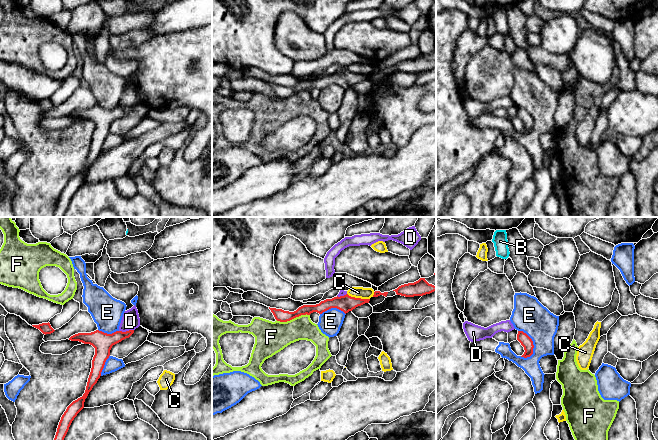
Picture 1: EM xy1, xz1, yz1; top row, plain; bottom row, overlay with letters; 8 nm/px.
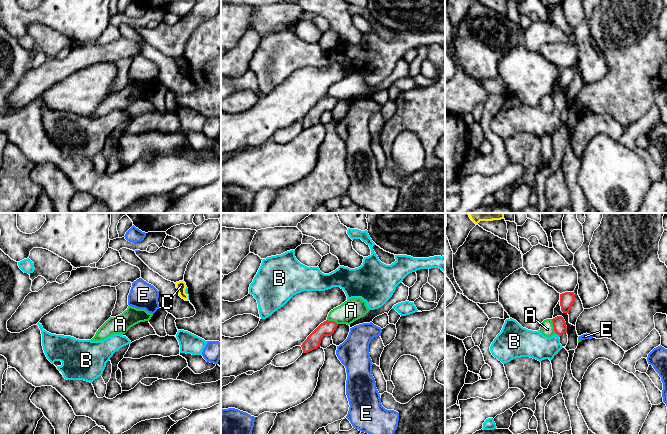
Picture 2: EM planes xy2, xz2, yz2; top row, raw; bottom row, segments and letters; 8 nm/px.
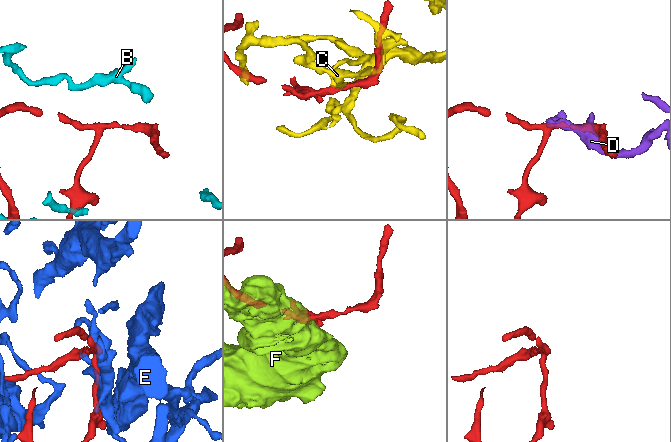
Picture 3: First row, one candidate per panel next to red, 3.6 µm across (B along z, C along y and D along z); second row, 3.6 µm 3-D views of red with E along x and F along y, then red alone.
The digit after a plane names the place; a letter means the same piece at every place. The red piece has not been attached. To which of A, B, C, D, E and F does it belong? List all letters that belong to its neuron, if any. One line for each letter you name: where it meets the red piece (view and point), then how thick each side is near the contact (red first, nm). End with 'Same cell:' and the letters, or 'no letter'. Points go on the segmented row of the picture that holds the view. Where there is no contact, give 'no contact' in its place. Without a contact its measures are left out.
B: contact yz2 (557, 334); calibres 100 and 220 nm
Same cell: B

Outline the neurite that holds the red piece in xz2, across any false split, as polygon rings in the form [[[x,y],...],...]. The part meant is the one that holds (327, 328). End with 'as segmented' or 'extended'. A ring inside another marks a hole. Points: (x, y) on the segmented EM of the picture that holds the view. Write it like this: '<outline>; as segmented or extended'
[[[324,321],[321,323],[302,343],[303,353],[308,353],[320,347],[321,339],[324,336],[332,336],[338,324],[334,321]]]; as segmented

